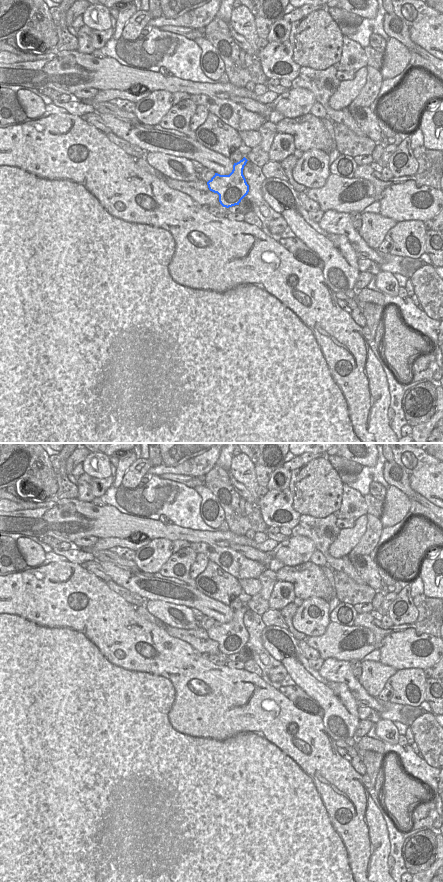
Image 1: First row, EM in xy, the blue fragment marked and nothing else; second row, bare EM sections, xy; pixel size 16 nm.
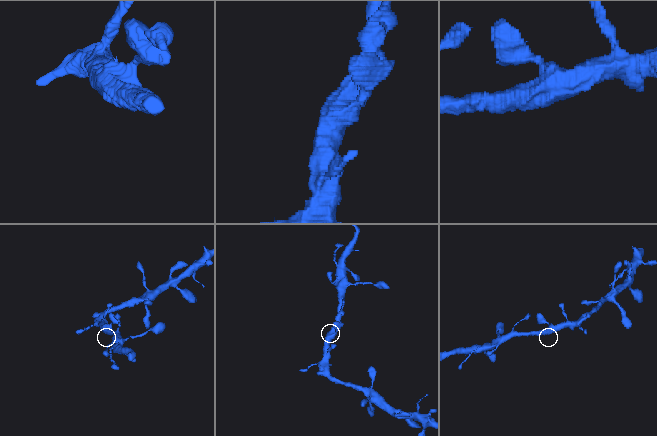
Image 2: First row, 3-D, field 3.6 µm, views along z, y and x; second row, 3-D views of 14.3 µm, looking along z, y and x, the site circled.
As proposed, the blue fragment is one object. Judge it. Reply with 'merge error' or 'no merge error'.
no merge error

